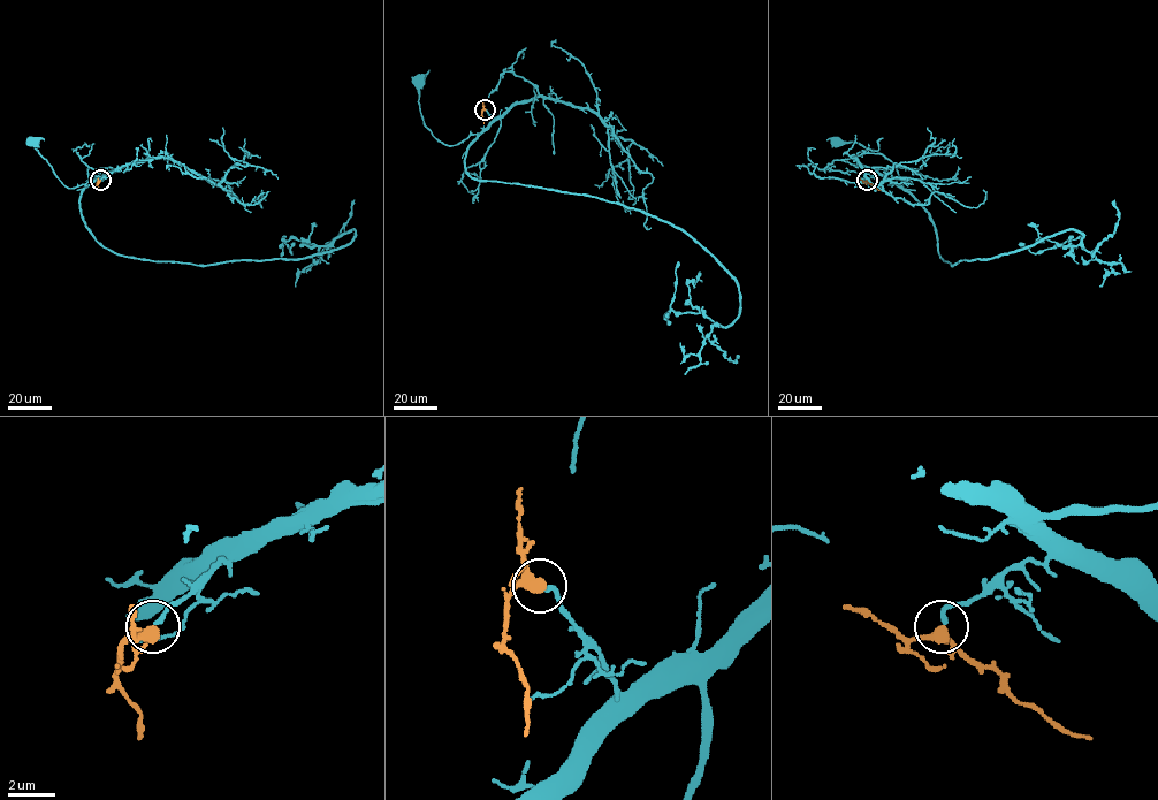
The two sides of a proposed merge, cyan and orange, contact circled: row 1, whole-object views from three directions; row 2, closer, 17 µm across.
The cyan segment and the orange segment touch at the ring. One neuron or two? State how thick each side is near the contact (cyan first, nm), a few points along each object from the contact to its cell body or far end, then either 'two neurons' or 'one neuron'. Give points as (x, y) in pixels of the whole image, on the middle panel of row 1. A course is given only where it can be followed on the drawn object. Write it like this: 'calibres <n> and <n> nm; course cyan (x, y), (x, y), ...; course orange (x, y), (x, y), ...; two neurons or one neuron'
calibres 180 and 400 nm; course cyan (485, 109), (492, 119), (488, 124), (477, 135), (448, 145), (425, 124), (418, 81); course orange (485, 109), (484, 123); one neuron

